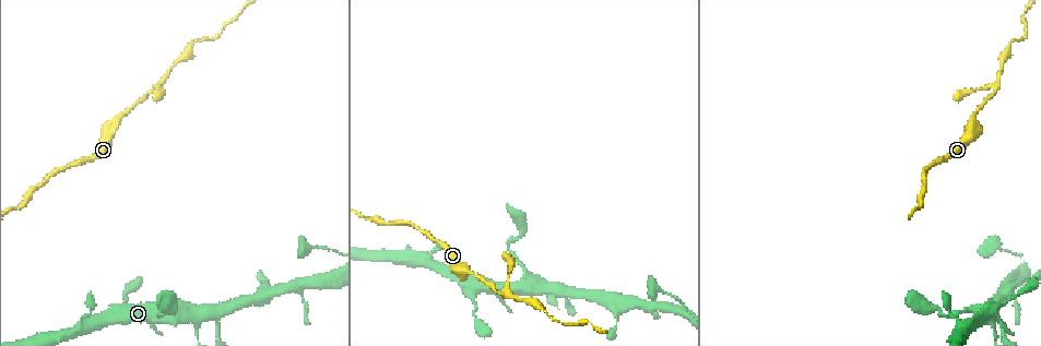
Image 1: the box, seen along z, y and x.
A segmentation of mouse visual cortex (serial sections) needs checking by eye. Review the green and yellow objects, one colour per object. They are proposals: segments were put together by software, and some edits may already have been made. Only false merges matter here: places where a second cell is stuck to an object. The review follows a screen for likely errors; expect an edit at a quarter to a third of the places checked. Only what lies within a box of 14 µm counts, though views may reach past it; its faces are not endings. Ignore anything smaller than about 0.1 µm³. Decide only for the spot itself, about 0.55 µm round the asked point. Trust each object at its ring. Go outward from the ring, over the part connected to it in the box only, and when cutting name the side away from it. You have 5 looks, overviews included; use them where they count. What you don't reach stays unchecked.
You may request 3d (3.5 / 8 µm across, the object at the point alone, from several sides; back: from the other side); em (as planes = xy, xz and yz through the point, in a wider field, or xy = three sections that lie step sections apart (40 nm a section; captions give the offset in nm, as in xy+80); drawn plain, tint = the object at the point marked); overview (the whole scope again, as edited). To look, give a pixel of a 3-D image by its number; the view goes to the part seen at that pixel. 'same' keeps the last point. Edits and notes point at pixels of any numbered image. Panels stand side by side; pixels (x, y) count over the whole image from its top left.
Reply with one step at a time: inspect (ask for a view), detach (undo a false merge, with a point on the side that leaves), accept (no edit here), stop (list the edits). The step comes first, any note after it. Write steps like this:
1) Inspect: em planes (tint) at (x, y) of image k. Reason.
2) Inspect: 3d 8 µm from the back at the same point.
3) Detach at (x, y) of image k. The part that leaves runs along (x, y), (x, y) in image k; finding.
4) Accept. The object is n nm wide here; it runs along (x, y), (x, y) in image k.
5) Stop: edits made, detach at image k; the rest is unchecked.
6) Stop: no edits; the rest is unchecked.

Inspect: 3d 3.5 µm at (529, 278) of image 1. Abrupt turn.

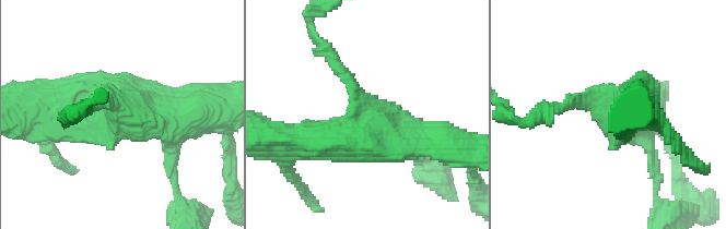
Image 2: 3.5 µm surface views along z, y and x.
Inspect: em xy step 1 (tint) at (607, 106) of image 2. 3 arms meet here; the arms are 150, 500, 500 nm wide; need the tissue.

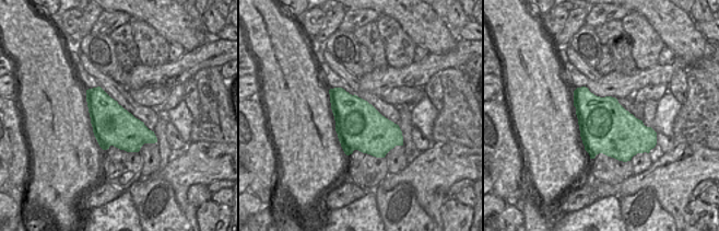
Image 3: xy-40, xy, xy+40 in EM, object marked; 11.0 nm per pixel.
Accept. It runs along (44, 111), (191, 115) in image 2; one cell here.

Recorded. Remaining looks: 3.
Inspect: 3d 3.5 µm at (996, 89) of image 1. Sharp bend.

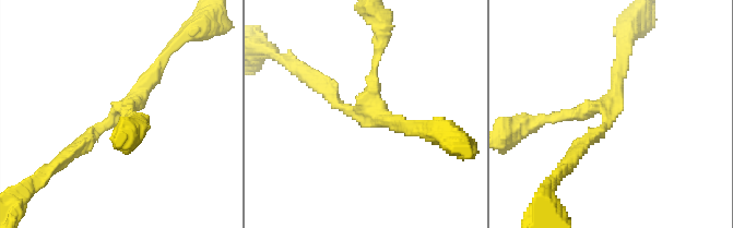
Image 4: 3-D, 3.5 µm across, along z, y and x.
Inspect: em xy step 3 (tint) at (609, 119) of image 4. Need the tissue.

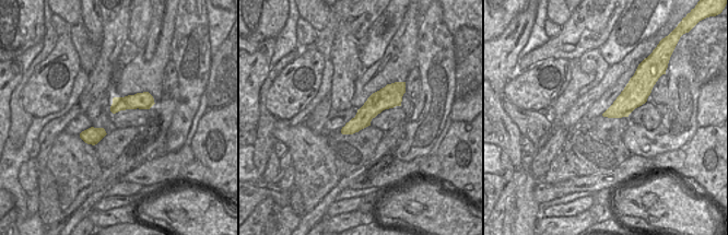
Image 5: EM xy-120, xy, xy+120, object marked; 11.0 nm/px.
Accept. It runs along (62, 159), (116, 119), (156, 66) in image 4; one cell here.

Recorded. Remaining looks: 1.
Stop: no edits; the rest is unchecked.

